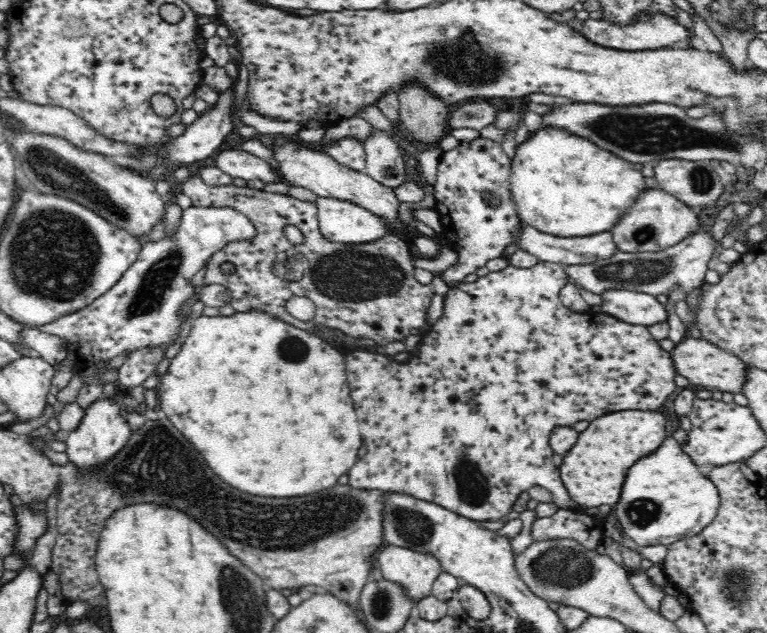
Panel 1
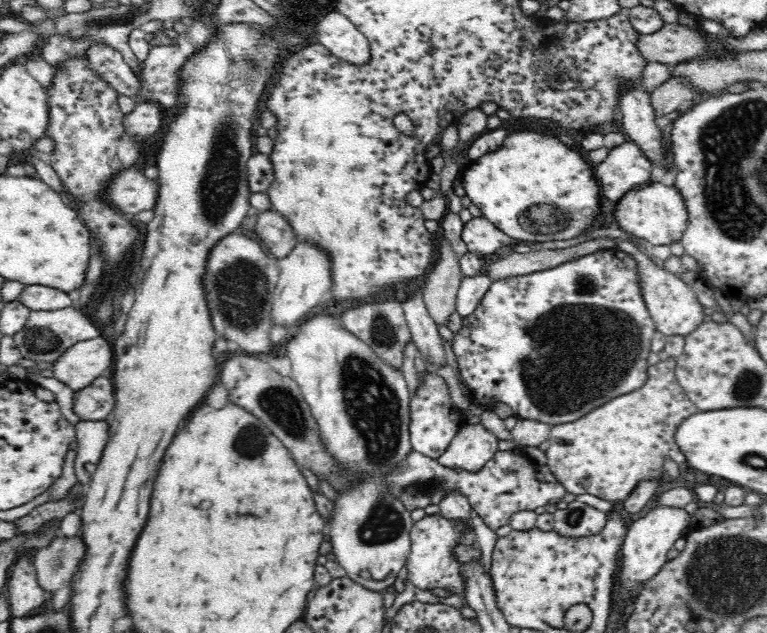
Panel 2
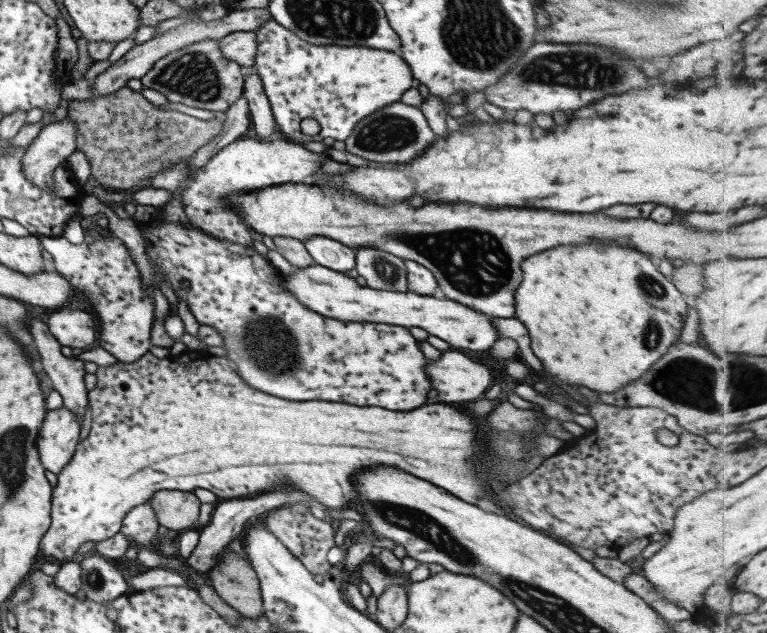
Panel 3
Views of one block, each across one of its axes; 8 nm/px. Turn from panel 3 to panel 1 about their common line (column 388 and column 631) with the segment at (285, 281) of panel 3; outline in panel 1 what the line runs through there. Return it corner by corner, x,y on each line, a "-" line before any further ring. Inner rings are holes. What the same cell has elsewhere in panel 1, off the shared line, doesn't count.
610,289
601,294
601,310
628,324
652,326
670,318
664,304
655,296
630,289

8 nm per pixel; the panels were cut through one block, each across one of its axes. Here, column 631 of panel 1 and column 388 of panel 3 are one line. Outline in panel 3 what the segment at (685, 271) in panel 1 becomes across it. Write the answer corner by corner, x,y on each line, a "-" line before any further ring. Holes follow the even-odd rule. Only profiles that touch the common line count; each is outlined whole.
359,248
356,250
355,268
370,288
408,291
404,259
393,254
373,248

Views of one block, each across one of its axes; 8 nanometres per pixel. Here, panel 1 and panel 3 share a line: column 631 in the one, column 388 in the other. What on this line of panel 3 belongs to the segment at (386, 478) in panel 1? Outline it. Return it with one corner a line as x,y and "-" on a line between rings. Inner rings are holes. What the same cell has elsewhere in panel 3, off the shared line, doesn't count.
160,211
158,217
154,216
152,219
144,222
135,222
134,224
142,234
144,238
144,244
146,244
146,254
148,254
148,262
154,266
154,279
152,279
152,285
148,285
148,291
144,289
146,283
142,280
142,273
140,269
132,260
130,250
126,247
126,243
112,232
100,233
100,236
94,238
92,244
82,242
80,244
72,244
68,239
63,236
51,237
38,235
42,248
46,249
52,254
53,259
50,263
52,269
60,272
61,276
64,276
72,286
74,291
78,292
78,296
82,298
82,302
86,302
91,312
96,314
99,338
97,340
97,346
104,348
106,352
110,352
116,360
120,360
121,363
133,363
139,358
142,358
144,354
149,352
151,347
151,330
153,323
155,322
155,300
154,290
160,289
160,284
164,283
164,280
170,284
170,288
174,290
177,298
182,298
190,312
194,315
194,318
200,325
208,324
224,338
222,341
222,347
226,348
226,358
232,360
233,364
236,364
236,370
240,374
240,378
252,388
256,388
260,392
266,392
269,395
277,396
278,398
284,398
284,400
292,400
294,402
304,402
304,400
330,400
330,402
342,402
346,404
353,404
357,407
380,407
386,410
400,410
400,412
406,412
406,410
412,410
420,408
422,405
429,403
428,392
430,392
430,375
426,373
426,357
418,347
416,338
412,337
409,328
401,325
393,325
388,323
356,323
356,322
341,322
340,320
334,320
332,318
325,318
320,313
314,312
308,307
305,307
288,289
284,289
284,285
280,283
282,277
286,277
285,274
280,272
278,268
275,268
272,263
264,255
260,255
256,249
252,247
244,247
240,244
236,244
228,239
220,239
194,225
176,225
176,223
170,223
164,219
165,213
-
188,280
189,288
183,289
182,282

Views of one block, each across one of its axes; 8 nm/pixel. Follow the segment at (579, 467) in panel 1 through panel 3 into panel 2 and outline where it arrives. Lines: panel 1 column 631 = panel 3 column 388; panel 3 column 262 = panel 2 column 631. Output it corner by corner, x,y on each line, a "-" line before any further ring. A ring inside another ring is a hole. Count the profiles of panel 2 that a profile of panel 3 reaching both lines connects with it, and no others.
672,357
659,361
648,367
648,376
642,388
617,396
602,408
596,408
594,412
582,416
580,420
574,420
572,424
551,425
550,438
542,448
547,456
547,465
557,481
575,495
592,494
602,500
618,503
632,494
640,480
646,478
662,480
665,477
662,468
665,458
672,458
678,465
686,461
684,453
676,444
674,435
677,426
699,410
678,383
674,368
676,368
676,359

